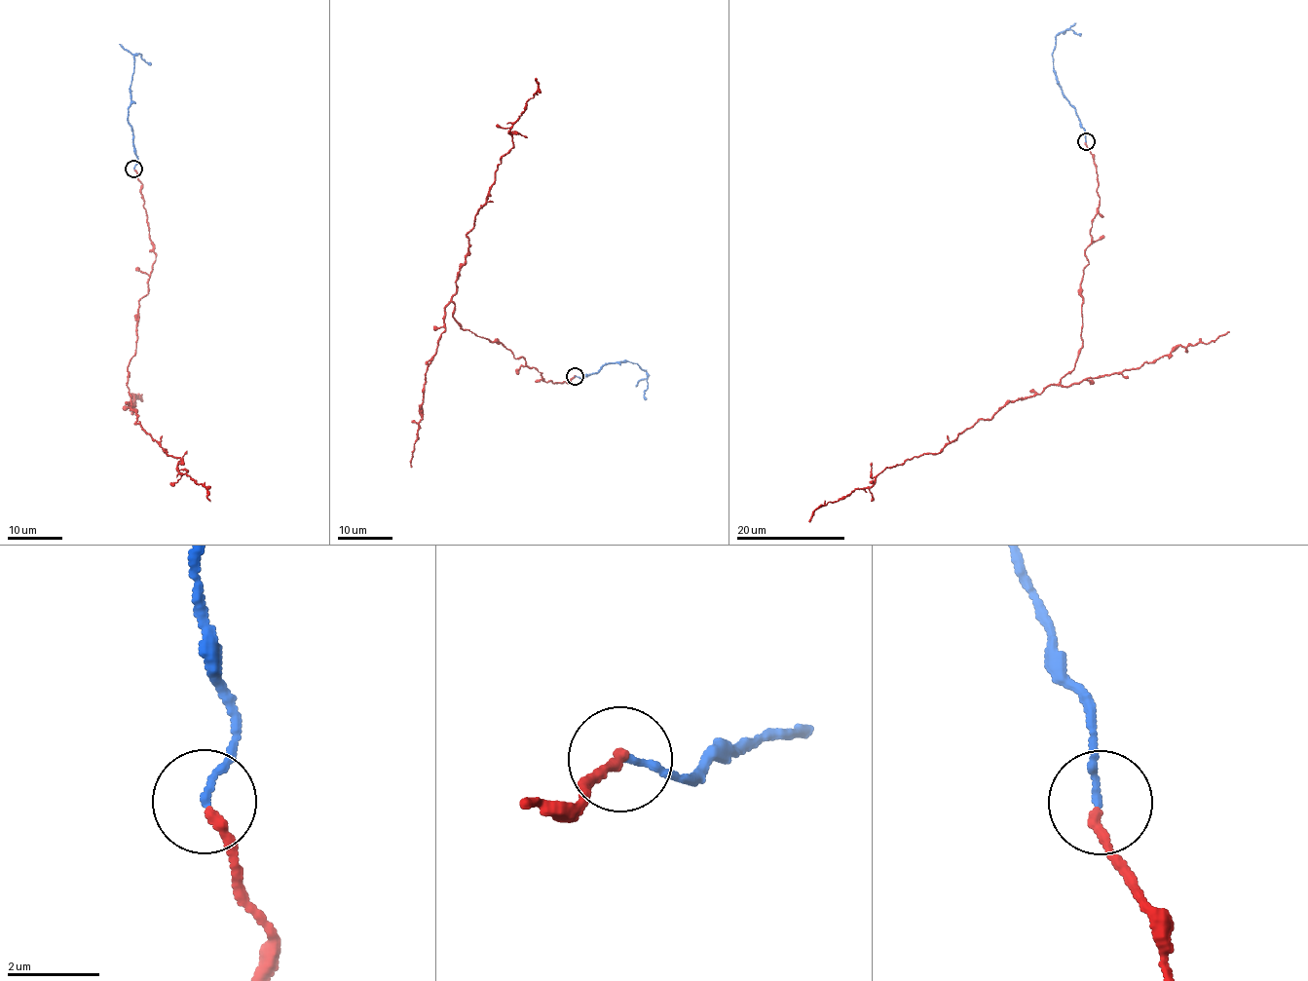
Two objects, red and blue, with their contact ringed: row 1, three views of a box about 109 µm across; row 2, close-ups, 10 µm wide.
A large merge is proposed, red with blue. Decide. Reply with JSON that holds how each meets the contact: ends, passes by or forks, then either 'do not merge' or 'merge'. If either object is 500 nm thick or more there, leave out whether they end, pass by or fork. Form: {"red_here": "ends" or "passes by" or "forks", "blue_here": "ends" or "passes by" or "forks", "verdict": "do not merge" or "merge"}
{"red_here": "ends", "blue_here": "ends", "verdict": "merge"}

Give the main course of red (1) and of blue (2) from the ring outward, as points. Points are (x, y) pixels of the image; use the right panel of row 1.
1: (1085, 142), (1100, 205), (1085, 251), (1074, 370), (942, 450), (886, 468), (808, 521)
2: (1085, 141), (1085, 130), (1076, 109), (1057, 81), (1053, 54), (1055, 36), (1070, 29), (1079, 35)

